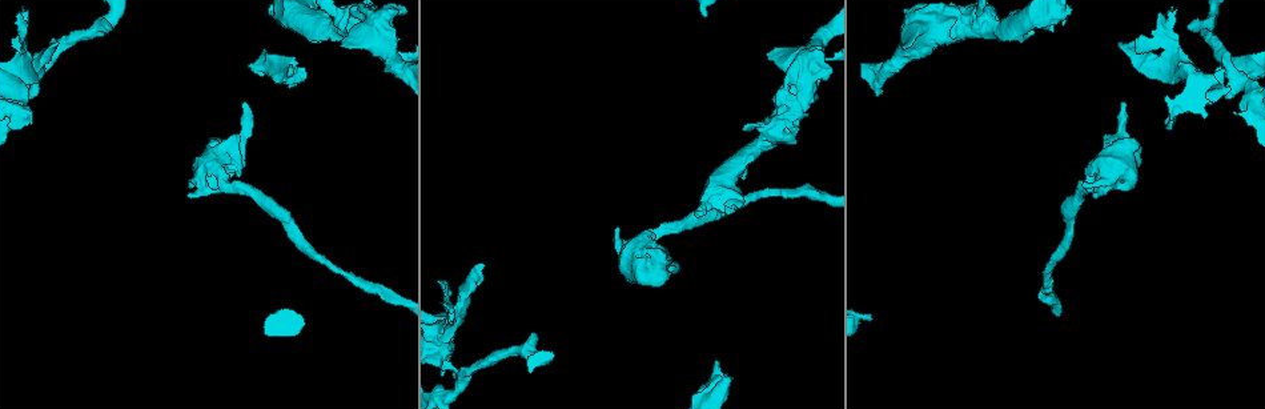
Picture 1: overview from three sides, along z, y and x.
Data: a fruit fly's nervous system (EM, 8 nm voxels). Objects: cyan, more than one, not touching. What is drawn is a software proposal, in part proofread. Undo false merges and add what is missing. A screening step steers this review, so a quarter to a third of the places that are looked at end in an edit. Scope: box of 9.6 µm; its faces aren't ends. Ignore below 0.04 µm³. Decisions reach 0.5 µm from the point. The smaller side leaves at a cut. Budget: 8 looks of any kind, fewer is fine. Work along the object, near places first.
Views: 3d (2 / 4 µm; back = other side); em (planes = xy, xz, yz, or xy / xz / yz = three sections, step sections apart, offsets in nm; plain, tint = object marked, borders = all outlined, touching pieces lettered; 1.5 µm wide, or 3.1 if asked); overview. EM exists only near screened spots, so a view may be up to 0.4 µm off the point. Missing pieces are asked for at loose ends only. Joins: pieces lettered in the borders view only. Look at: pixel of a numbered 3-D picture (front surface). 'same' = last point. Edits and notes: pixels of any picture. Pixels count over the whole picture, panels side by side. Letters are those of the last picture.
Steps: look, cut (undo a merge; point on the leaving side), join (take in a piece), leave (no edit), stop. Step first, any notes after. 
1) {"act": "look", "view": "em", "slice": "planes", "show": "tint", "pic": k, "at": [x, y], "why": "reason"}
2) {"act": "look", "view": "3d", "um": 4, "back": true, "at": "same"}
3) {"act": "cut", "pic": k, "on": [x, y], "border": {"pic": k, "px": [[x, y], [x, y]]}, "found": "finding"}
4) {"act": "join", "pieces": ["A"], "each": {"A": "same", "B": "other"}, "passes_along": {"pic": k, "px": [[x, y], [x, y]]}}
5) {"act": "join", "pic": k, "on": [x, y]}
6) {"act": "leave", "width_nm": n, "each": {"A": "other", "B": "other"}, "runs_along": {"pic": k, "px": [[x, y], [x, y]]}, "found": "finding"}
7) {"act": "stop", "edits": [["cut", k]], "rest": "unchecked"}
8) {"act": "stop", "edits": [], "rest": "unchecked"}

{"act": "look", "view": "3d", "um": 2, "pic": 1, "at": [668, 265], "why": "branch stops here"}

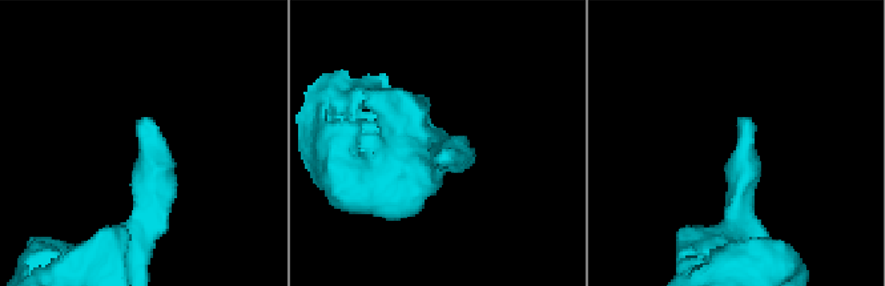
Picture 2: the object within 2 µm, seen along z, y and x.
{"act": "look", "view": "em", "slice": "planes", "show": "borders", "pic": 2, "at": [138, 126], "why": "shape alone is not enough"}

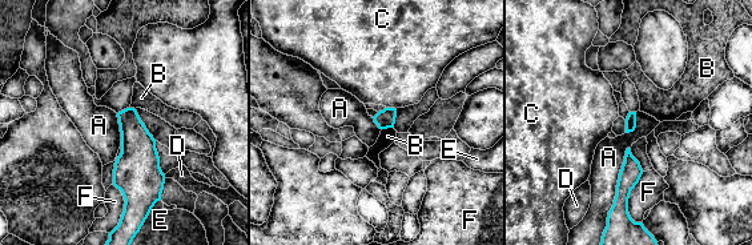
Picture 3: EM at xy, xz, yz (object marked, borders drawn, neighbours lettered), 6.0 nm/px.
{"act": "leave", "each": {"A": "other", "B": "other", "C": "other", "D": "other", "E": "other", "F": "other"}, "border": {"pic": 3, "px": [[630, 147], [610, 209]]}, "found": "none of them fits"}

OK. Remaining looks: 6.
{"act": "look", "view": "em", "slice": "yz", "step": 4, "show": "borders", "pic": 1, "at": [289, 73], "why": "an open end"}

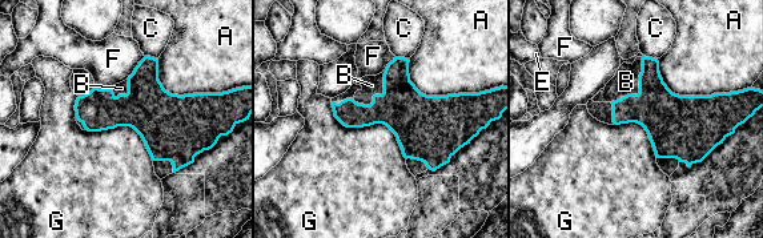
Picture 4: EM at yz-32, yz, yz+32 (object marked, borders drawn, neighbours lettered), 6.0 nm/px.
{"act": "join", "pieces": ["B"], "each": {"A": "other", "B": "same", "C": "other", "E": "other", "F": "other", "G": "other"}, "found": "it goes on there"}

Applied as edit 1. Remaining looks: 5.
{"act": "look", "view": "overview", "why": "redraw"}

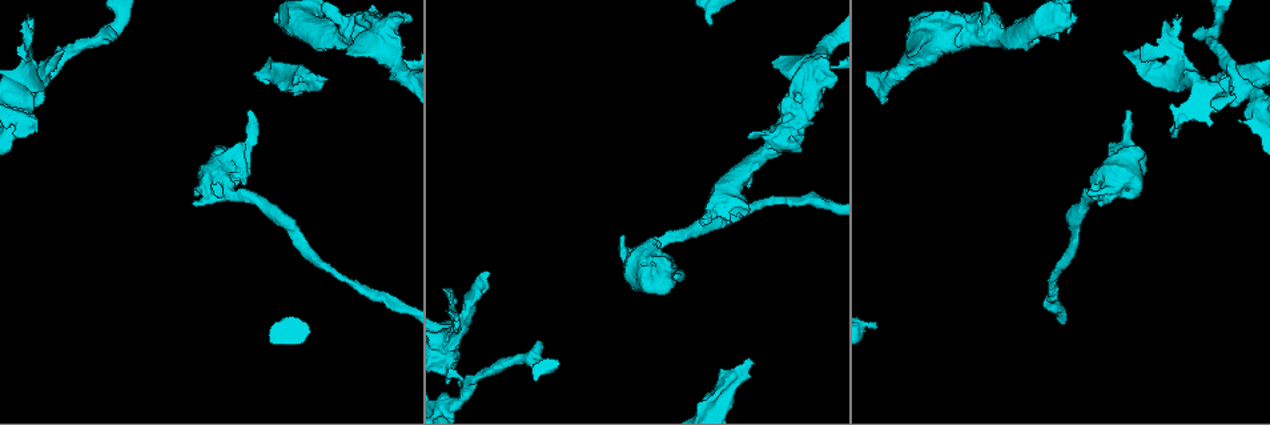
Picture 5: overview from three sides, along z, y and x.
{"act": "look", "view": "em", "slice": "planes", "show": "tint", "pic": 5, "at": [465, 386], "why": "calibre changes"}

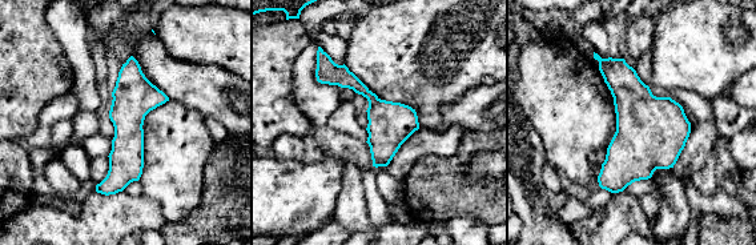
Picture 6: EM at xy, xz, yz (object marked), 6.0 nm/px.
{"act": "look", "view": "em", "slice": "planes", "show": "borders", "at": "same", "why": "see the neighbours"}

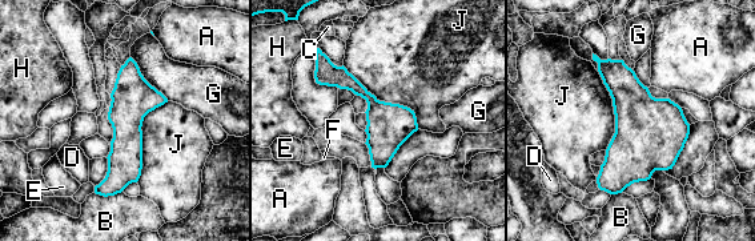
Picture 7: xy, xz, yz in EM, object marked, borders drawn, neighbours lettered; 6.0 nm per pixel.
{"act": "cut", "pic": 7, "on": [389, 125], "each": {"A": "other", "B": "other", "C": "other", "D": "other", "E": "other", "F": "other", "G": "other", "H": "other", "J": "other"}, "found": "a second neuron is stuck on"}

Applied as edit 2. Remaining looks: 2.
{"act": "stop", "edits": [["join", 4], ["cut", 7]], "rest": "unchecked"}

